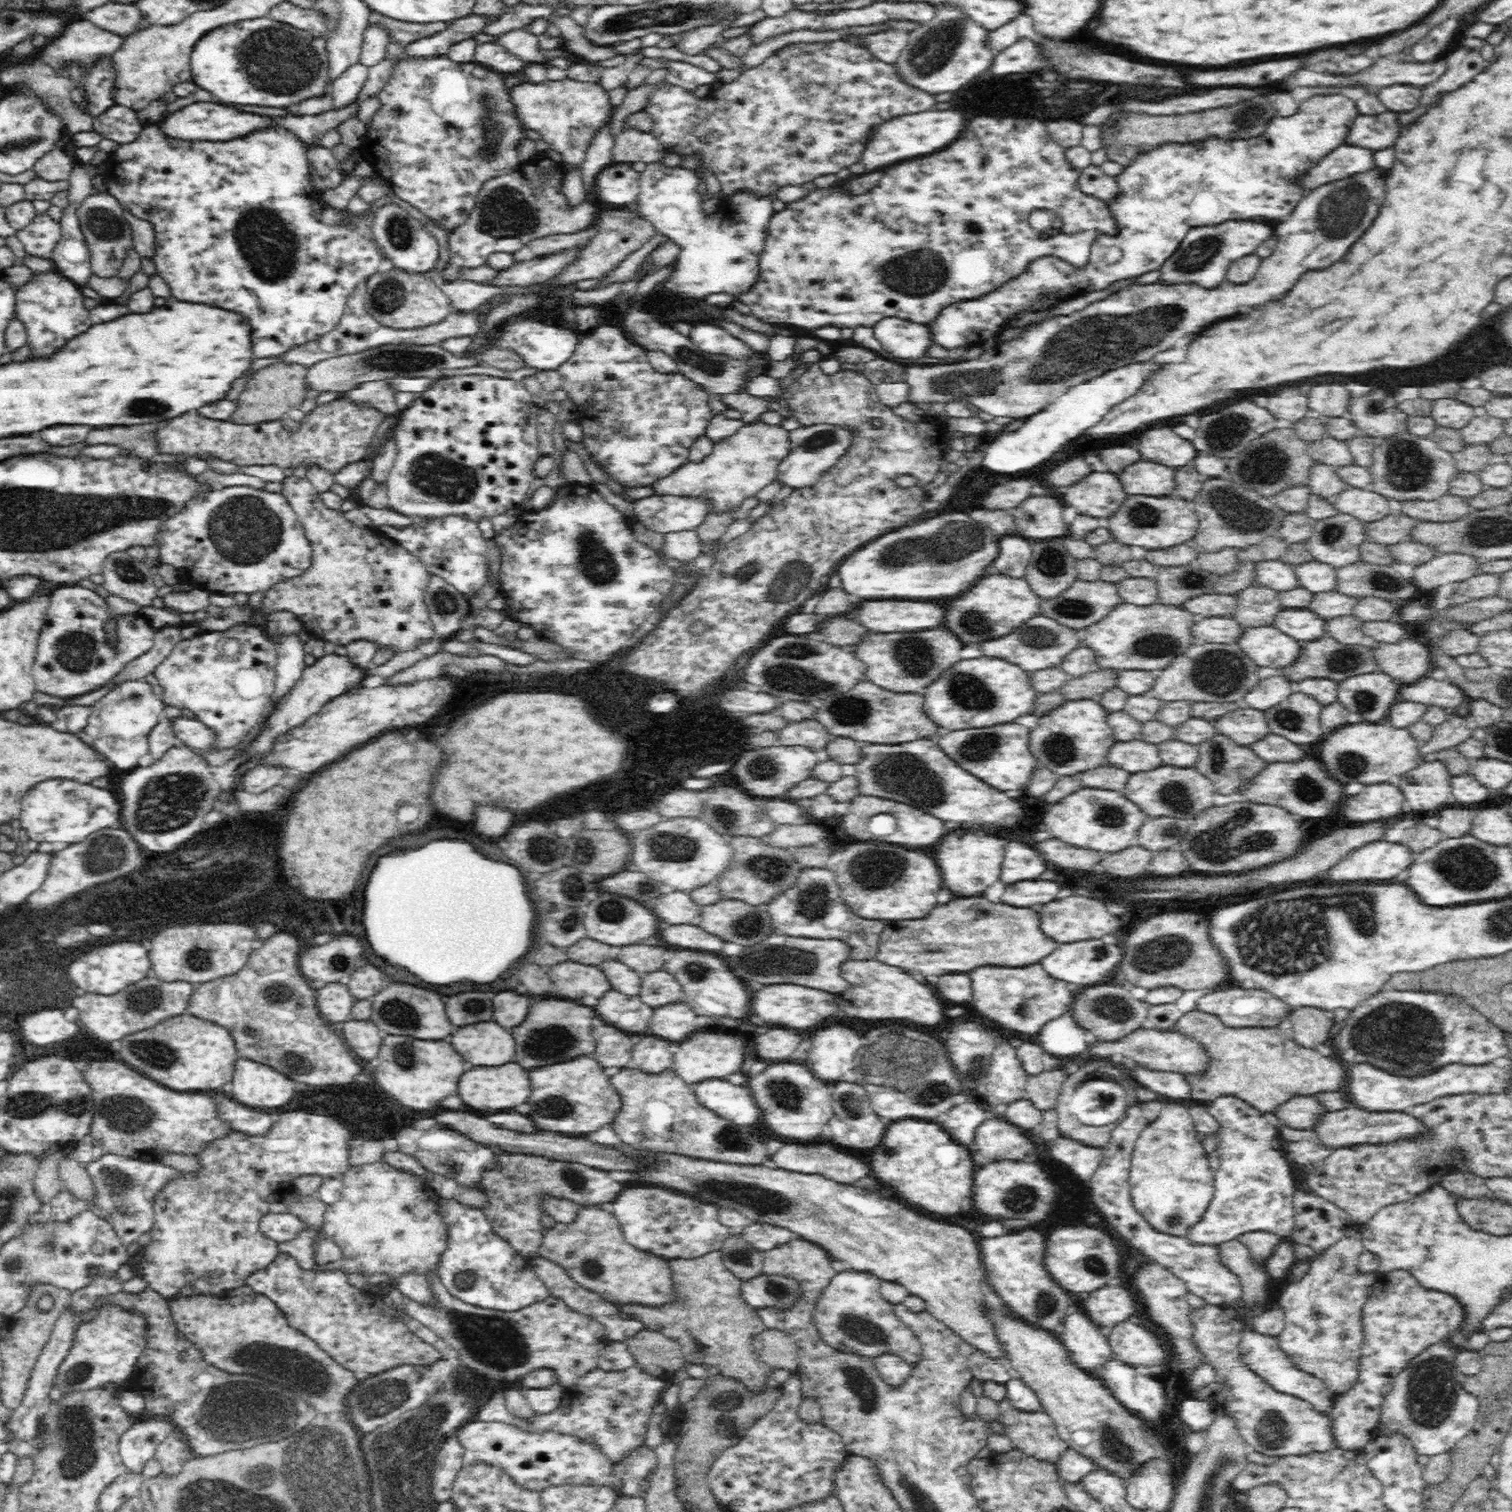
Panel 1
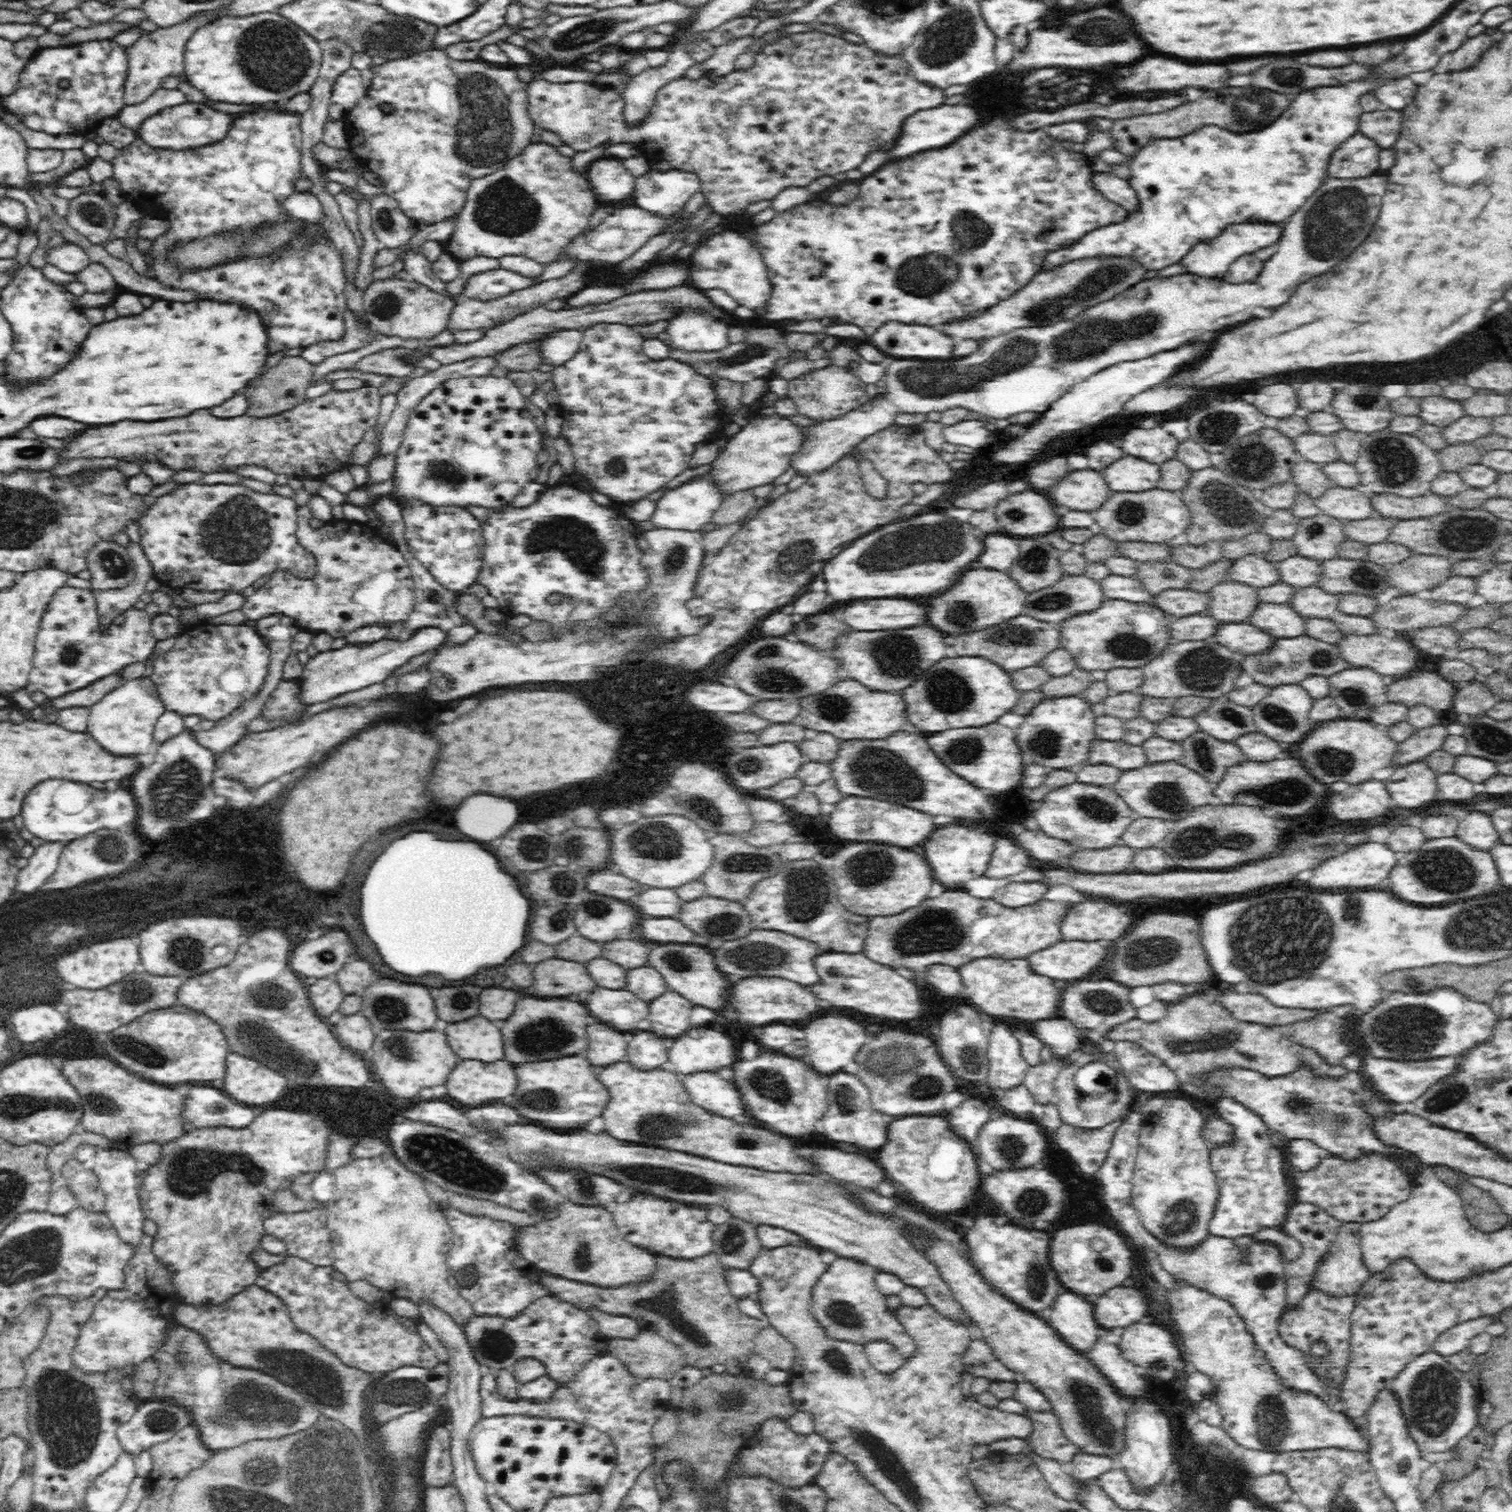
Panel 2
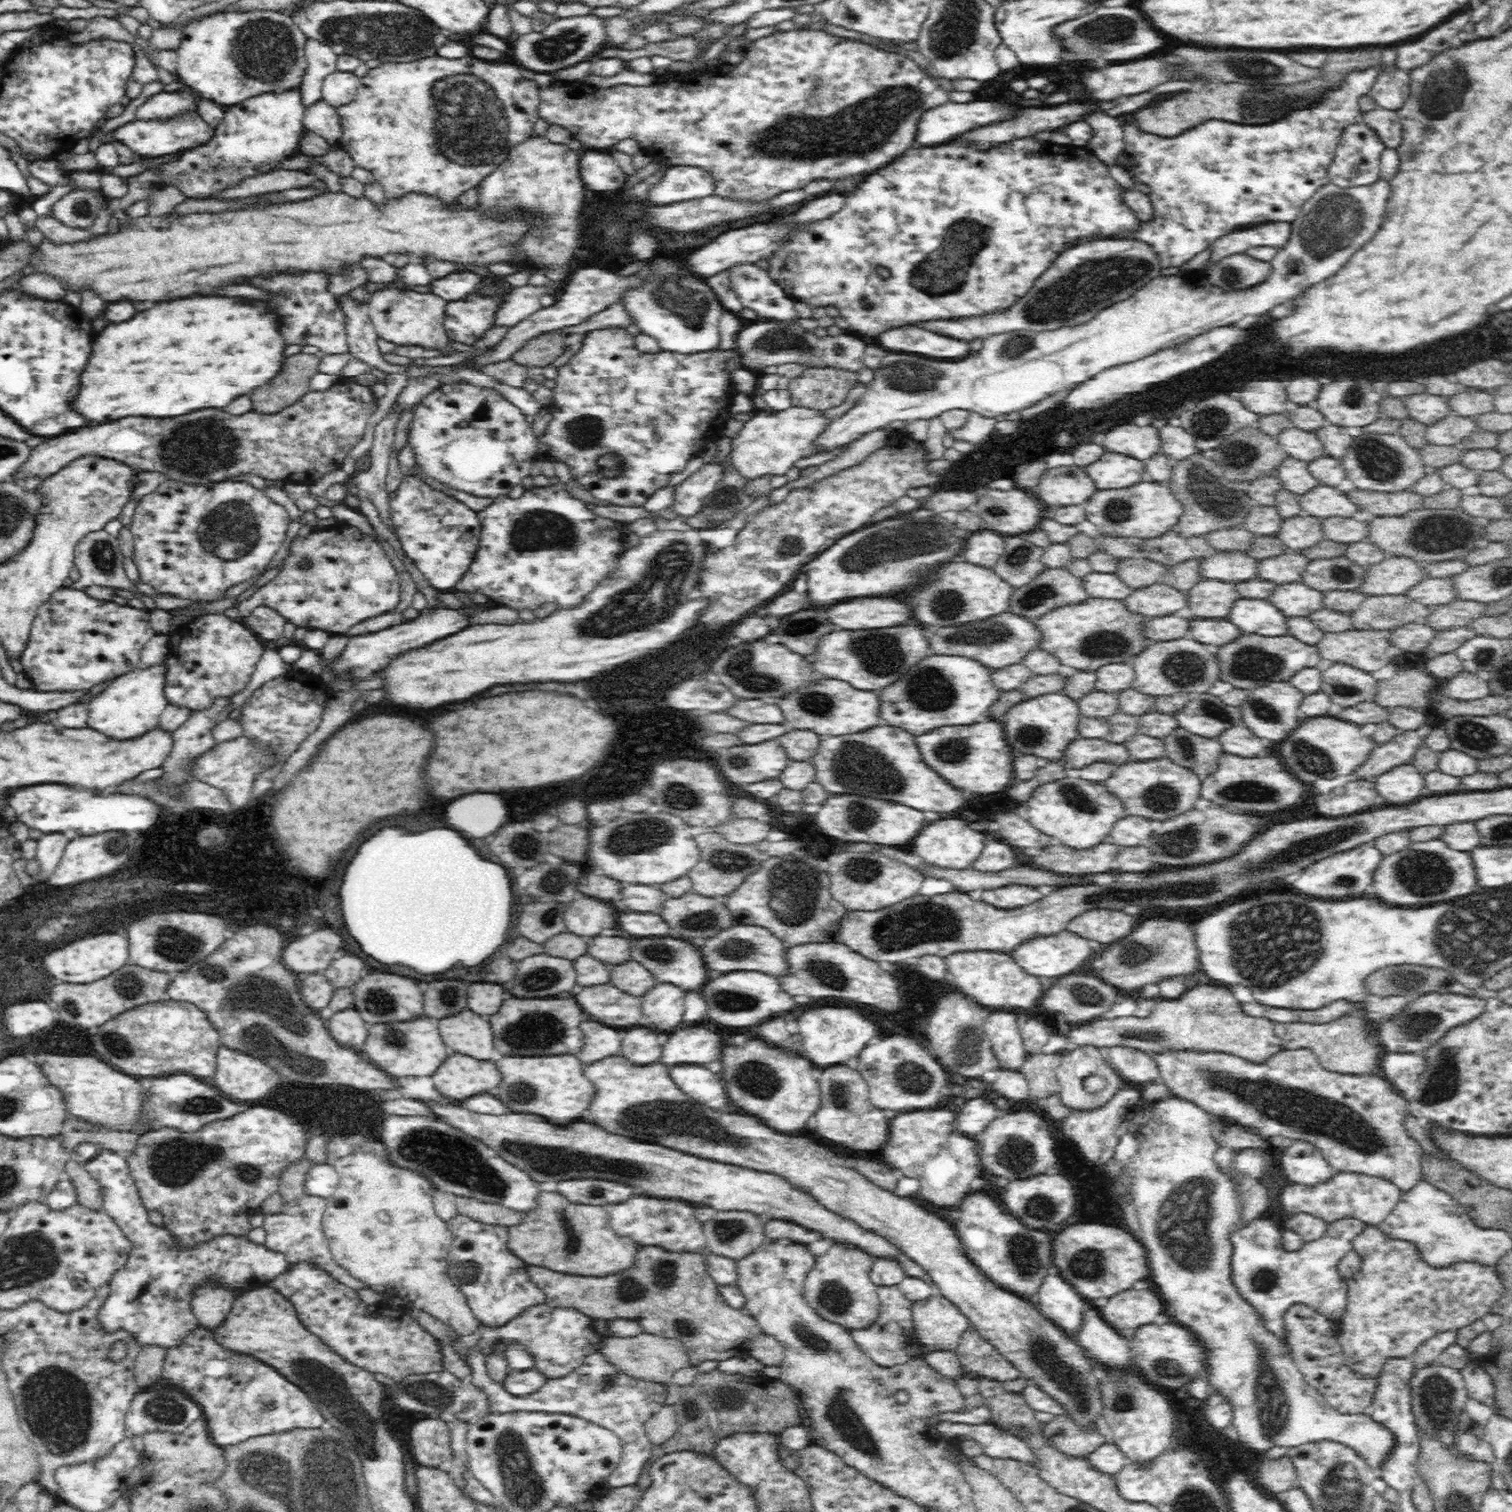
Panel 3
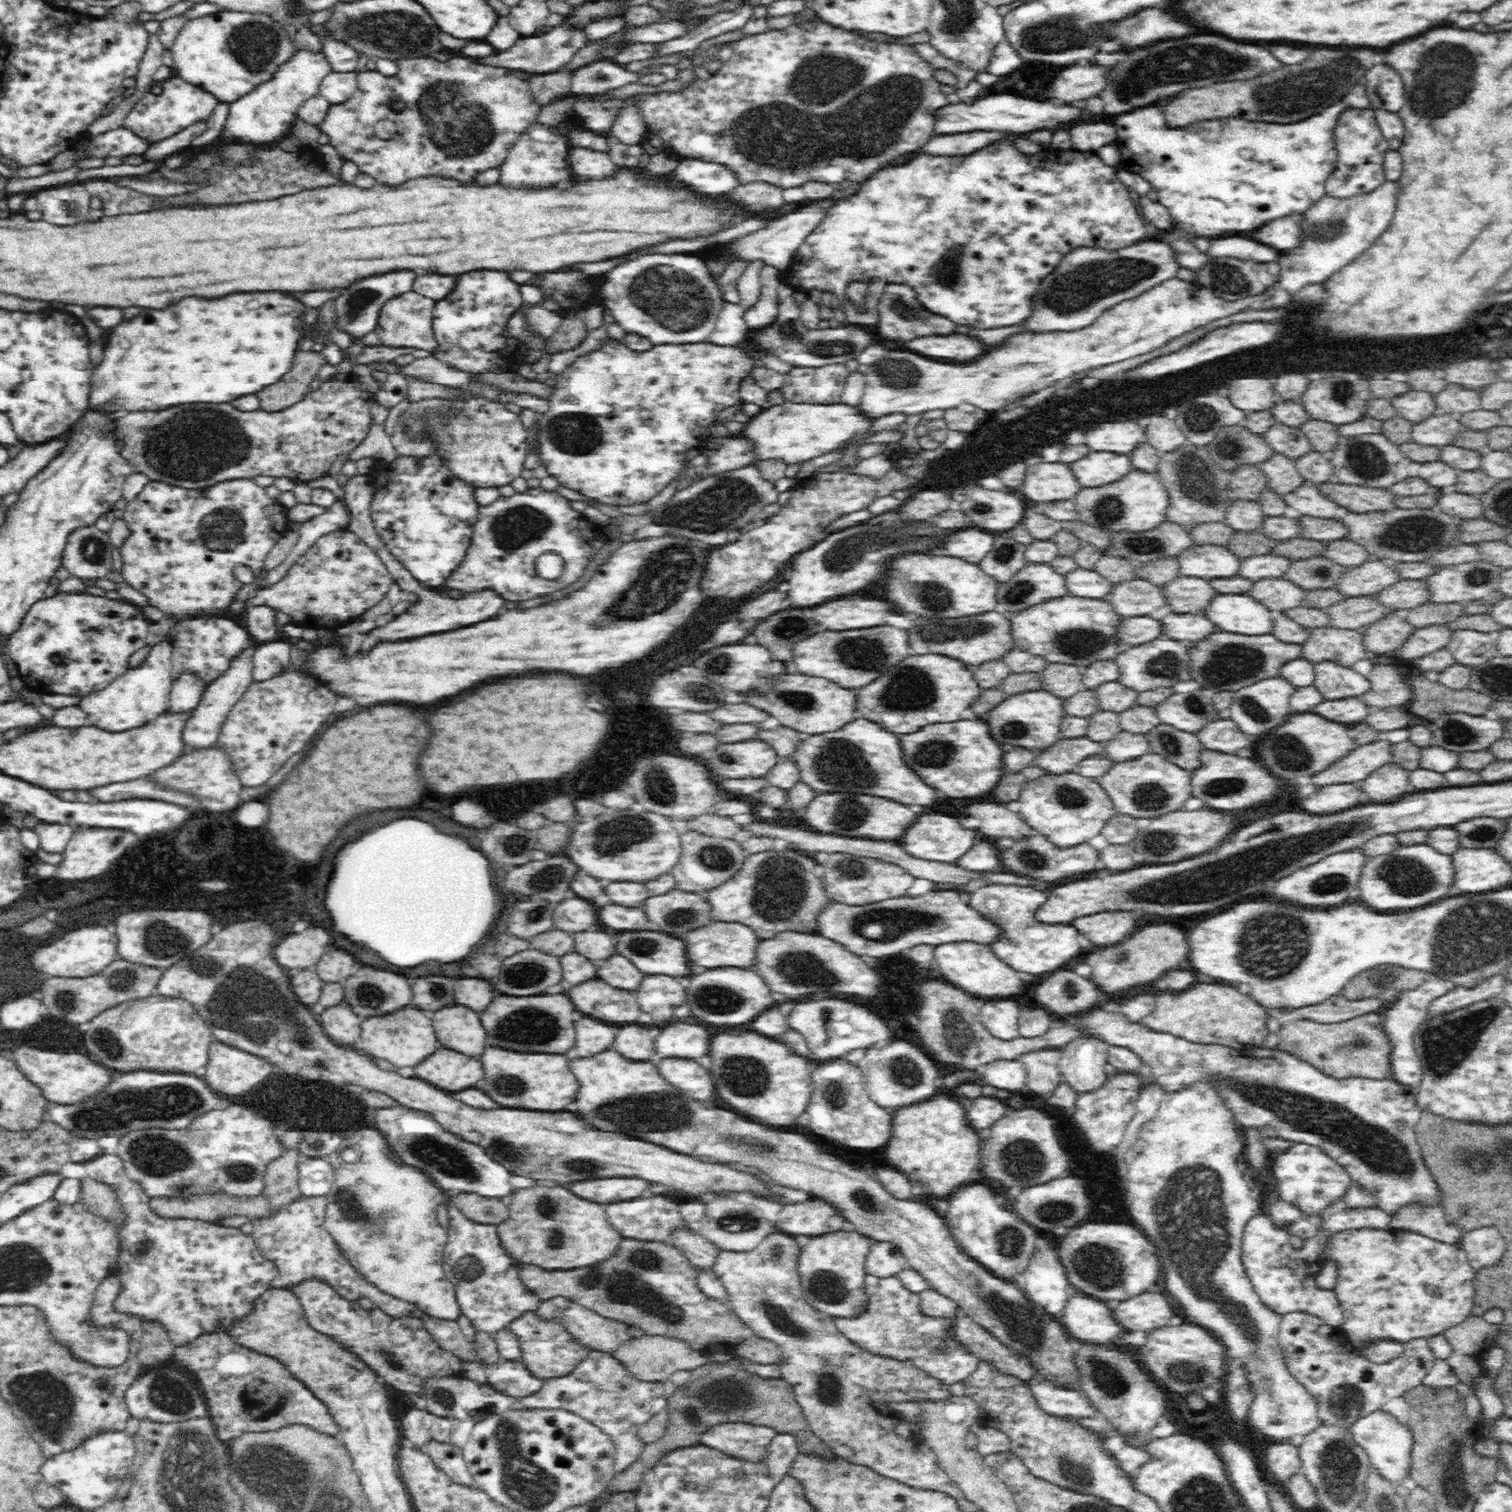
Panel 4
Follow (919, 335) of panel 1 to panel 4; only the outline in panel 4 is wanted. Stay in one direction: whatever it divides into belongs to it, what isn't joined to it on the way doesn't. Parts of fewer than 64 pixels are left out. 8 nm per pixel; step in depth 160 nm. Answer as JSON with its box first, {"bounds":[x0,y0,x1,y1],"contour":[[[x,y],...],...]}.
{"bounds":[900,334,987,362],"contour":[[[952,334],[952,336],[926,336],[926,338],[911,338],[910,340],[900,340],[902,348],[908,348],[912,352],[918,352],[922,356],[928,356],[928,358],[936,358],[936,360],[954,360],[954,362],[968,362],[976,357],[978,354],[984,354],[982,352],[982,346],[987,348],[983,343],[974,342],[972,338],[964,336],[964,334]]]}

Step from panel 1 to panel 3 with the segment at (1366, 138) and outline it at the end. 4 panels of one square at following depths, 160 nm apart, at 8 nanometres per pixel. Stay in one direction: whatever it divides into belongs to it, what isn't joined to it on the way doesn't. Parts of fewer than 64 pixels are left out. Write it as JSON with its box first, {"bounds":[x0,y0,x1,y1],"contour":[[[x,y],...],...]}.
{"bounds":[1360,107,1402,149],"contour":[[[1382,107],[1370,112],[1363,113],[1360,120],[1373,130],[1384,146],[1395,149],[1402,141],[1402,127],[1400,118],[1395,110],[1388,110]]]}

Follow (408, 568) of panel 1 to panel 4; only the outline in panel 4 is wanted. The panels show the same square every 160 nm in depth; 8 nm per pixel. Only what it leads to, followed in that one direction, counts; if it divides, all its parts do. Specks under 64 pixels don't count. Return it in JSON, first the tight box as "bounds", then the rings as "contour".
{"bounds":[244,529,394,630],"contour":[[[347,529],[336,530],[318,538],[294,562],[284,578],[270,586],[258,589],[256,594],[244,604],[244,610],[252,608],[252,606],[270,606],[270,608],[290,616],[293,618],[293,624],[298,624],[306,630],[335,630],[338,626],[354,621],[354,618],[358,618],[359,615],[368,612],[370,608],[382,603],[389,594],[390,586],[393,586],[394,583],[394,577],[390,575],[386,563],[375,550],[372,550],[372,547]]]}

